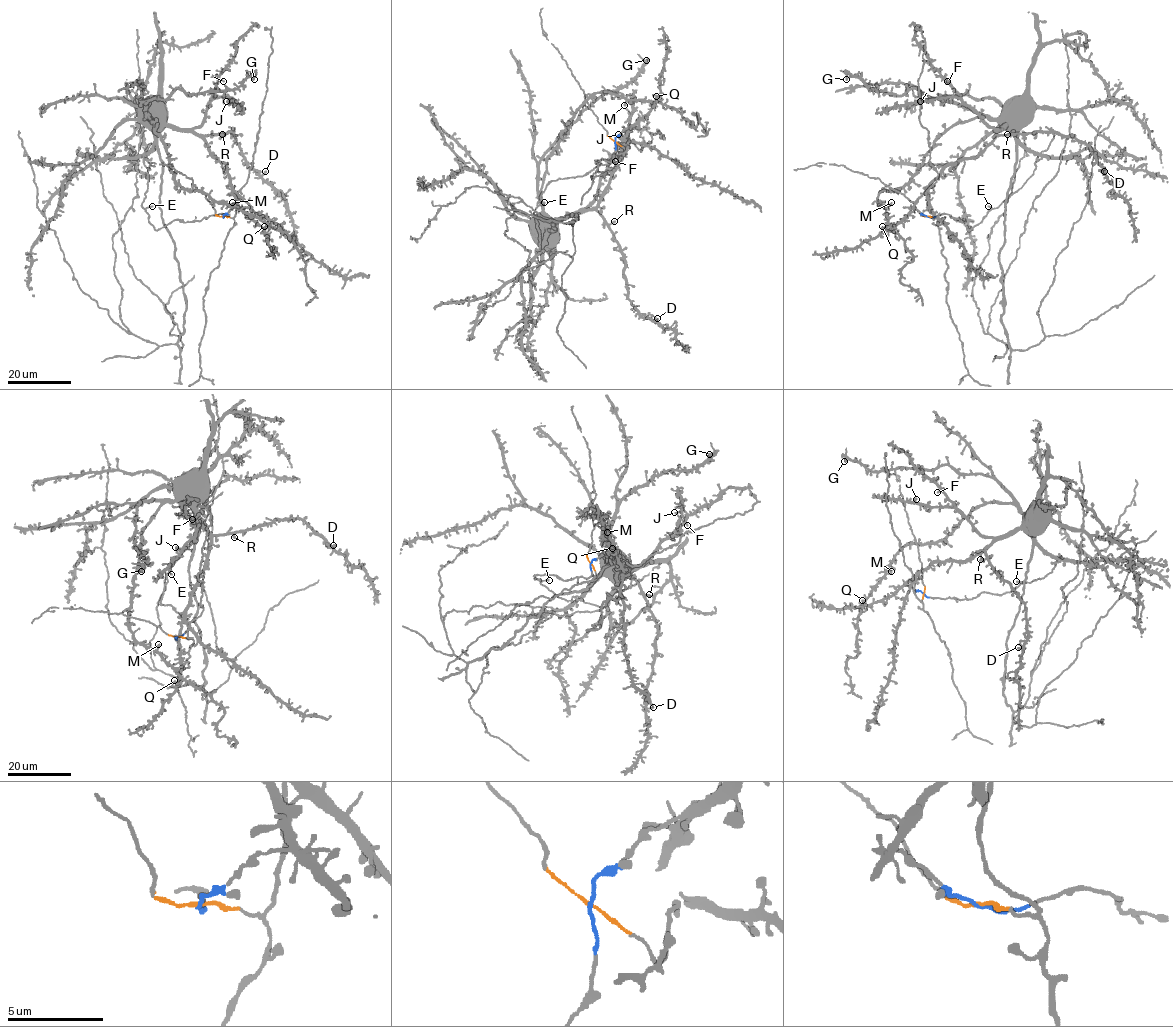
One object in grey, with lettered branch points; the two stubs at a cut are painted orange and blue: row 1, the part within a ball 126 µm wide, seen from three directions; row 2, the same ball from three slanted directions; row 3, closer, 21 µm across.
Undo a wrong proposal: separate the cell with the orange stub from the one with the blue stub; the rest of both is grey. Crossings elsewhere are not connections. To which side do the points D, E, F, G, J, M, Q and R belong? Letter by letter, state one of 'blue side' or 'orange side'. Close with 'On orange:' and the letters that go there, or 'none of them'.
D: orange side
E: blue side
F: orange side
G: orange side
J: orange side
M: orange side
Q: orange side
R: orange side
On orange: D, F, G, J, M, Q, R

